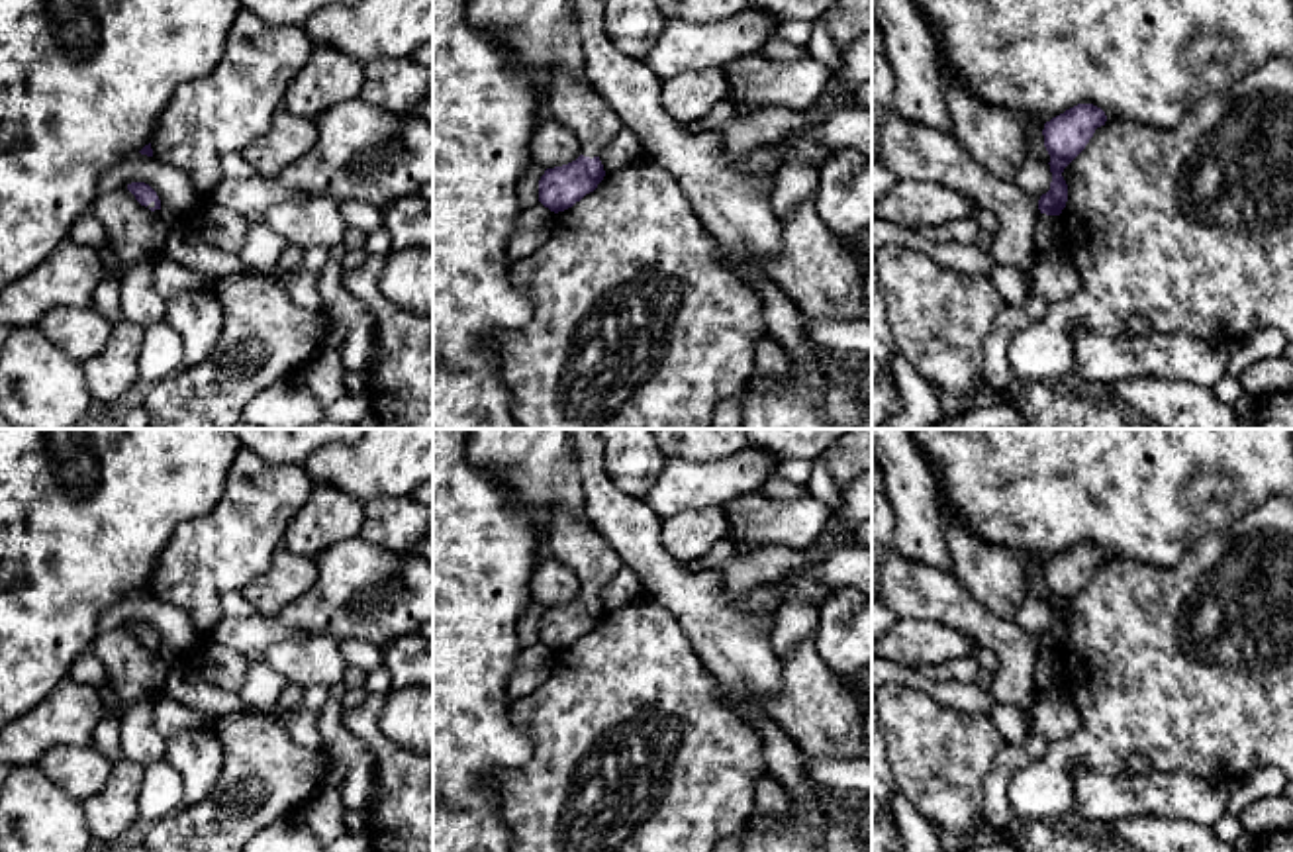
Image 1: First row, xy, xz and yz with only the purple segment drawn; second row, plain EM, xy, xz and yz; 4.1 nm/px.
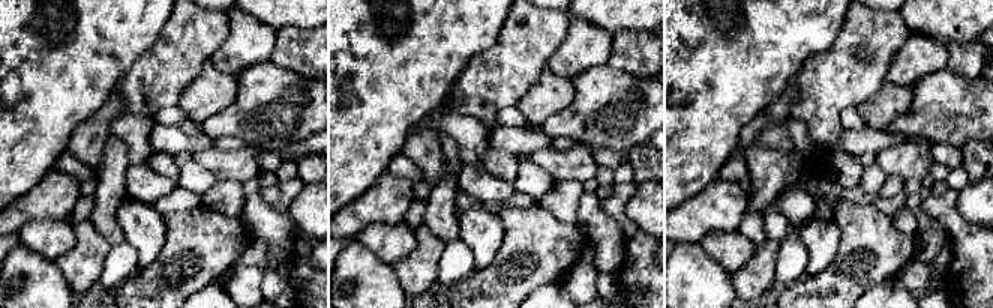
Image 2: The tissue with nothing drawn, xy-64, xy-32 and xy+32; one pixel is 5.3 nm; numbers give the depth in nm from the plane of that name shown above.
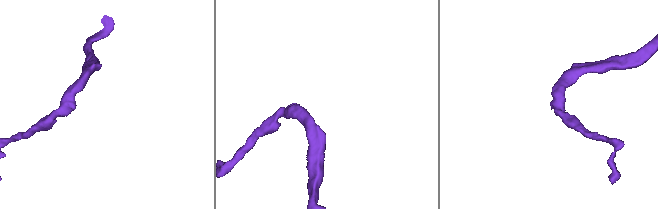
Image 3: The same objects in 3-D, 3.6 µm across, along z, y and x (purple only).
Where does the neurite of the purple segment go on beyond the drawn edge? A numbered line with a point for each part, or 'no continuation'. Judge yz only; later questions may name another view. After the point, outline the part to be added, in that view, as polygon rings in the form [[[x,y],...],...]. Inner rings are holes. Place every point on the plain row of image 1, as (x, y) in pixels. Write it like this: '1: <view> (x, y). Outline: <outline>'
1: yz (915, 592). Outline: [[[889,552],[880,566],[876,597],[901,621],[929,621],[956,629],[974,639],[976,646],[999,656],[999,670],[989,693],[997,703],[1013,705],[1029,725],[1023,744],[1005,744],[993,758],[983,780],[982,815],[985,834],[1015,823],[1007,789],[1017,770],[1038,762],[1048,752],[1048,740],[1034,733],[1030,711],[1036,701],[1034,666],[1038,640],[1013,621],[991,615],[954,578],[938,568]]]

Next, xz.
1: xz (573, 539). Outline: [[[556,509],[549,527],[547,554],[564,562],[578,578],[584,595],[599,595],[623,568],[623,560],[592,525],[586,513]]]

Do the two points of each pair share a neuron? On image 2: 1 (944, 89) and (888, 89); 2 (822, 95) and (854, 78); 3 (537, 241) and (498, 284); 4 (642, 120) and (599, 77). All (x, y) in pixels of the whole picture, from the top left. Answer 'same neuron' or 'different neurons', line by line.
1: different neurons
2: same neuron
3: same neuron
4: same neuron

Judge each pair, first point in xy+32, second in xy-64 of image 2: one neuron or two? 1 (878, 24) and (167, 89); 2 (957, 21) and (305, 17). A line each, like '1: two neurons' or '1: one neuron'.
1: one neuron
2: one neuron

